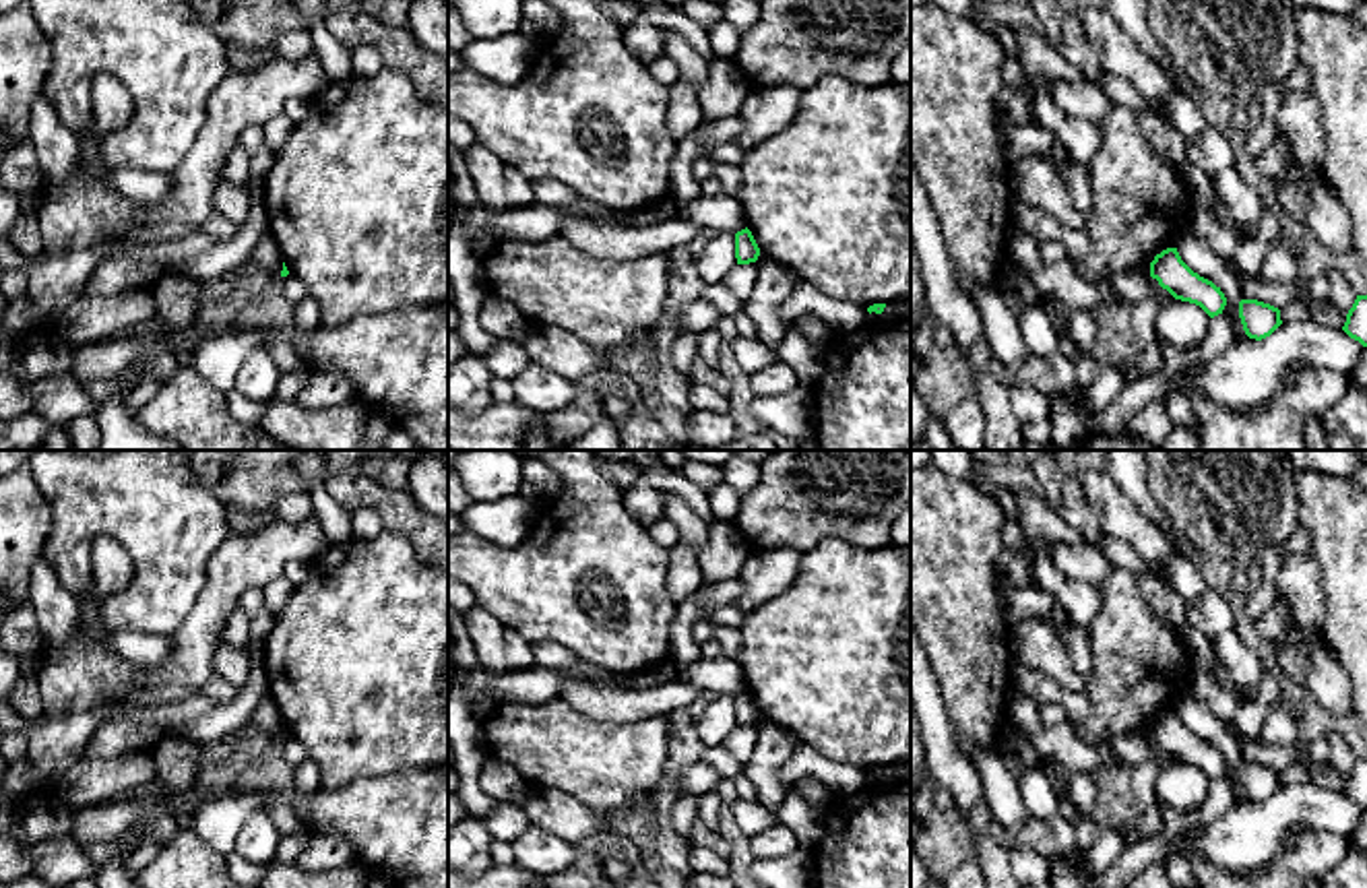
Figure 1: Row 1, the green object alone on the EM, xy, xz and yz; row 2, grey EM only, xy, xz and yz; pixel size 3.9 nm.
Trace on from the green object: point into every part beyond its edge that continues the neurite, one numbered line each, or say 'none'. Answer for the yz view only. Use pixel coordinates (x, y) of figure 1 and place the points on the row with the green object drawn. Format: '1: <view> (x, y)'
none

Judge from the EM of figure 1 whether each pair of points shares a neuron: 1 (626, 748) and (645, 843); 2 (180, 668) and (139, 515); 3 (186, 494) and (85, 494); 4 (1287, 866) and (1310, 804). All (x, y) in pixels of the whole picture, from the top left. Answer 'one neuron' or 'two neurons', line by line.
1: two neurons
2: two neurons
3: one neuron
4: two neurons

